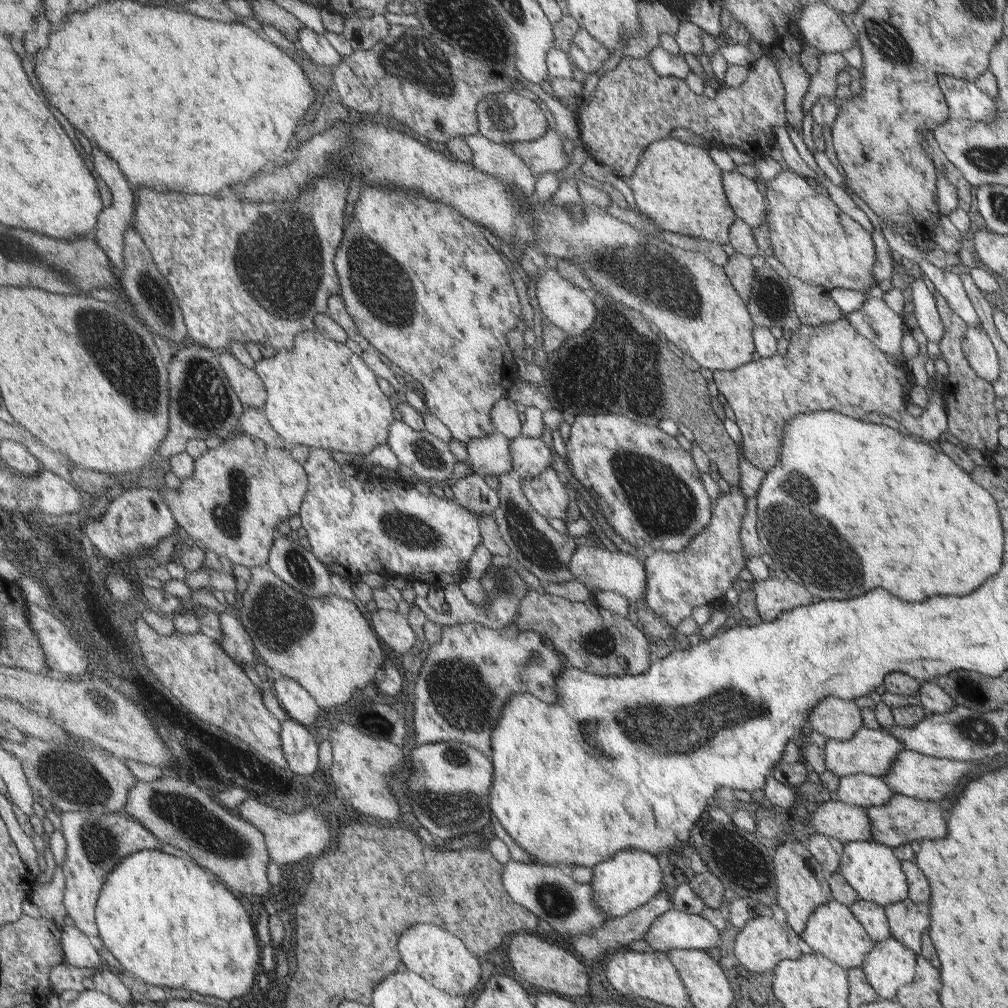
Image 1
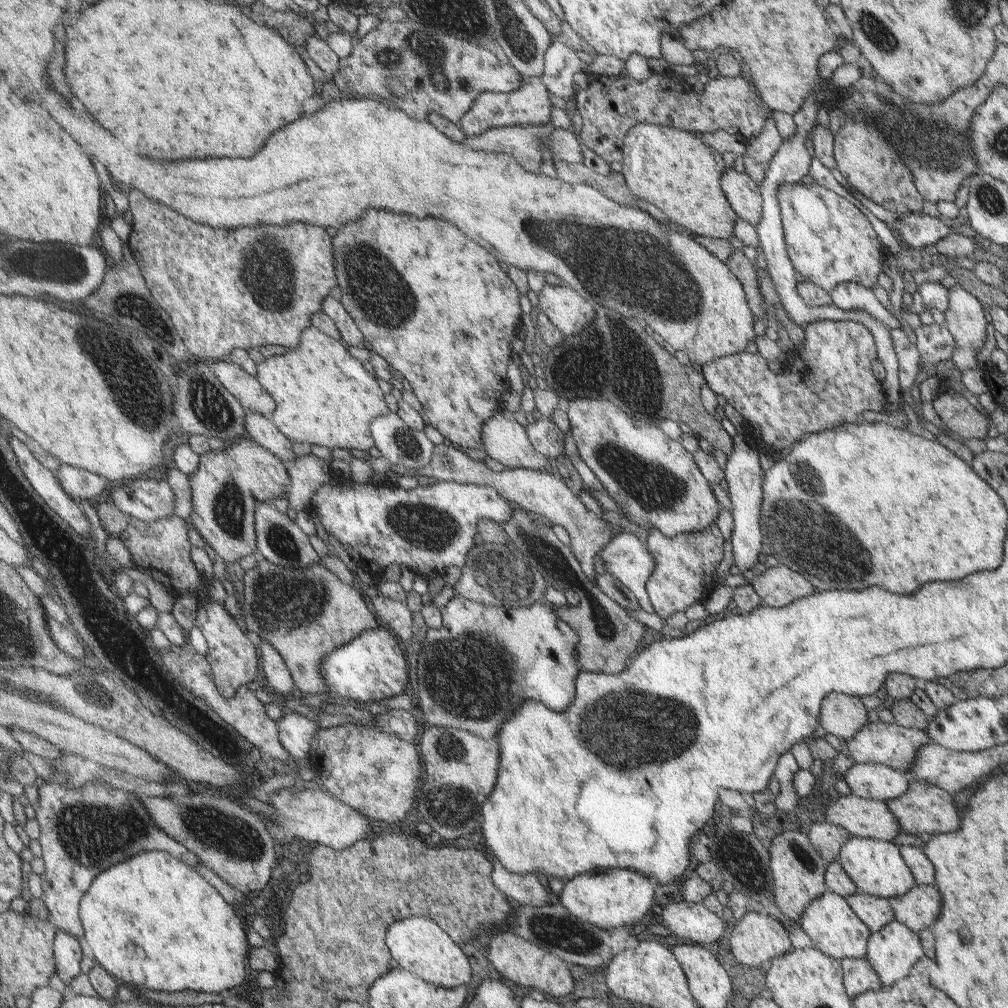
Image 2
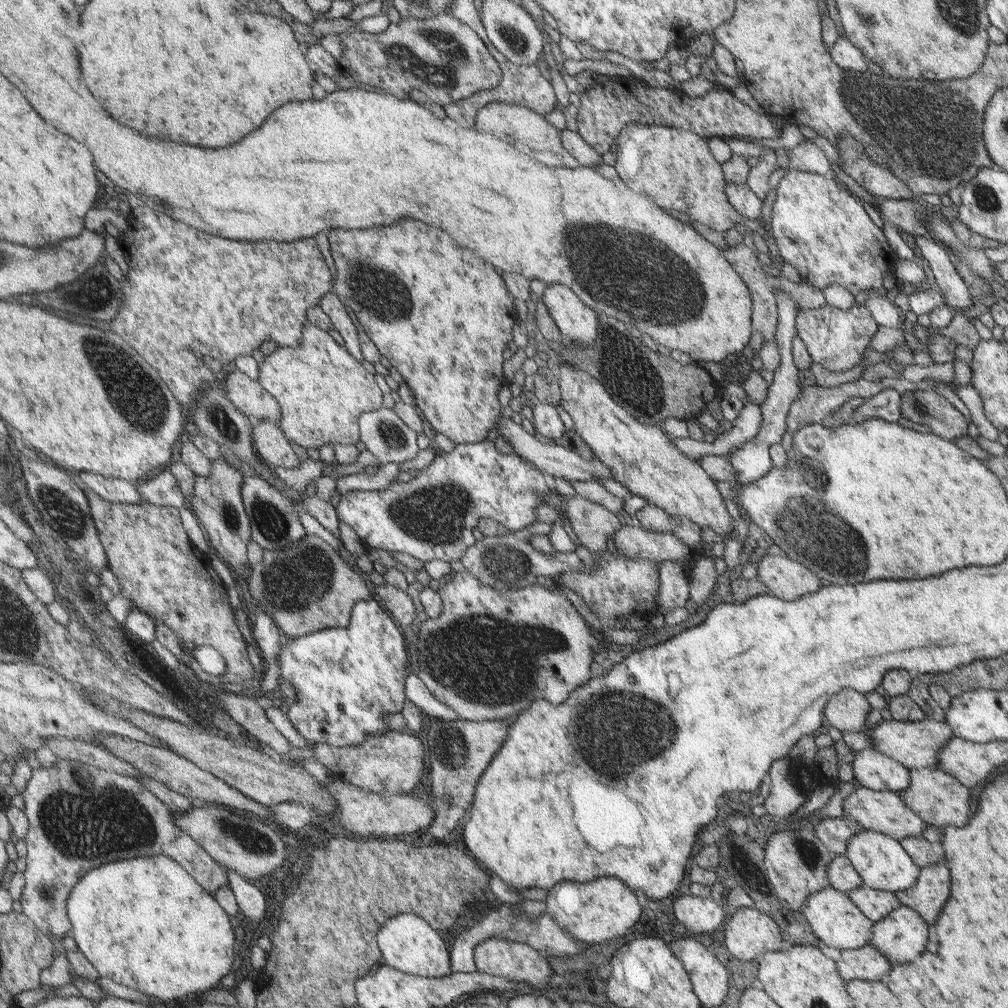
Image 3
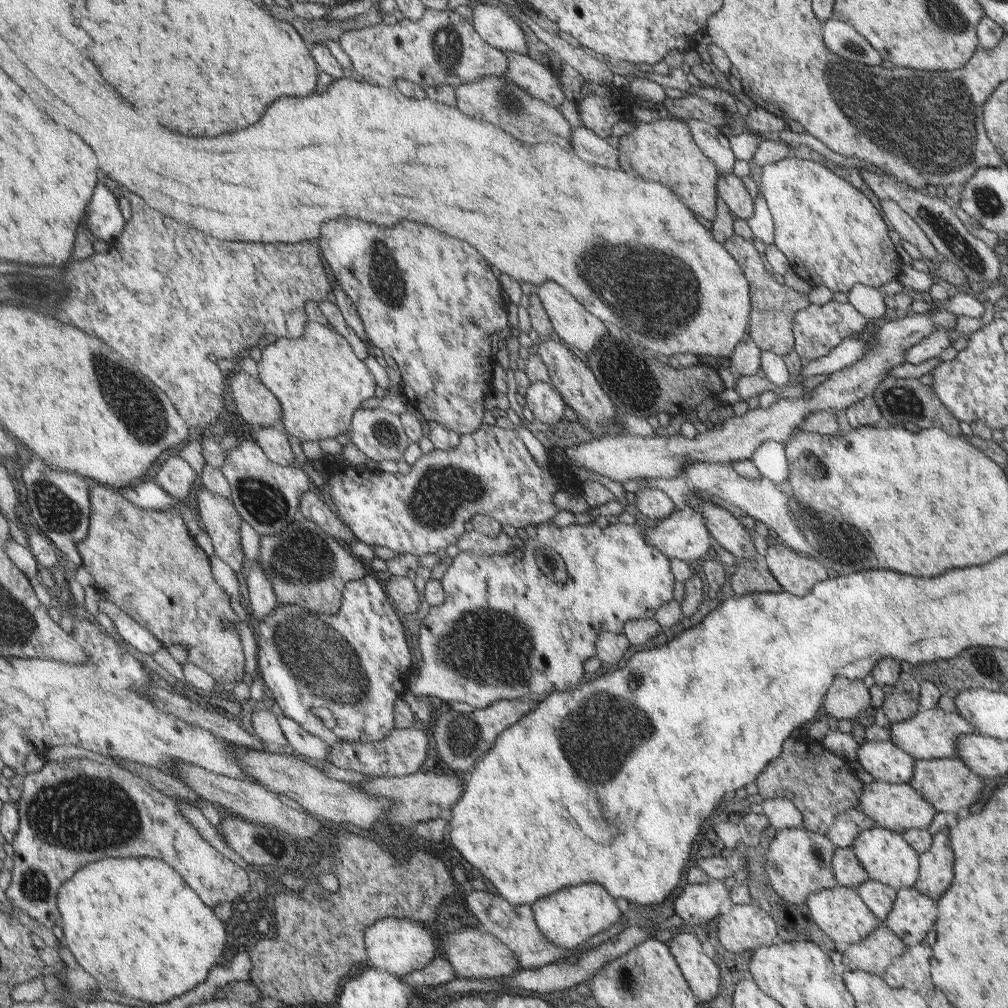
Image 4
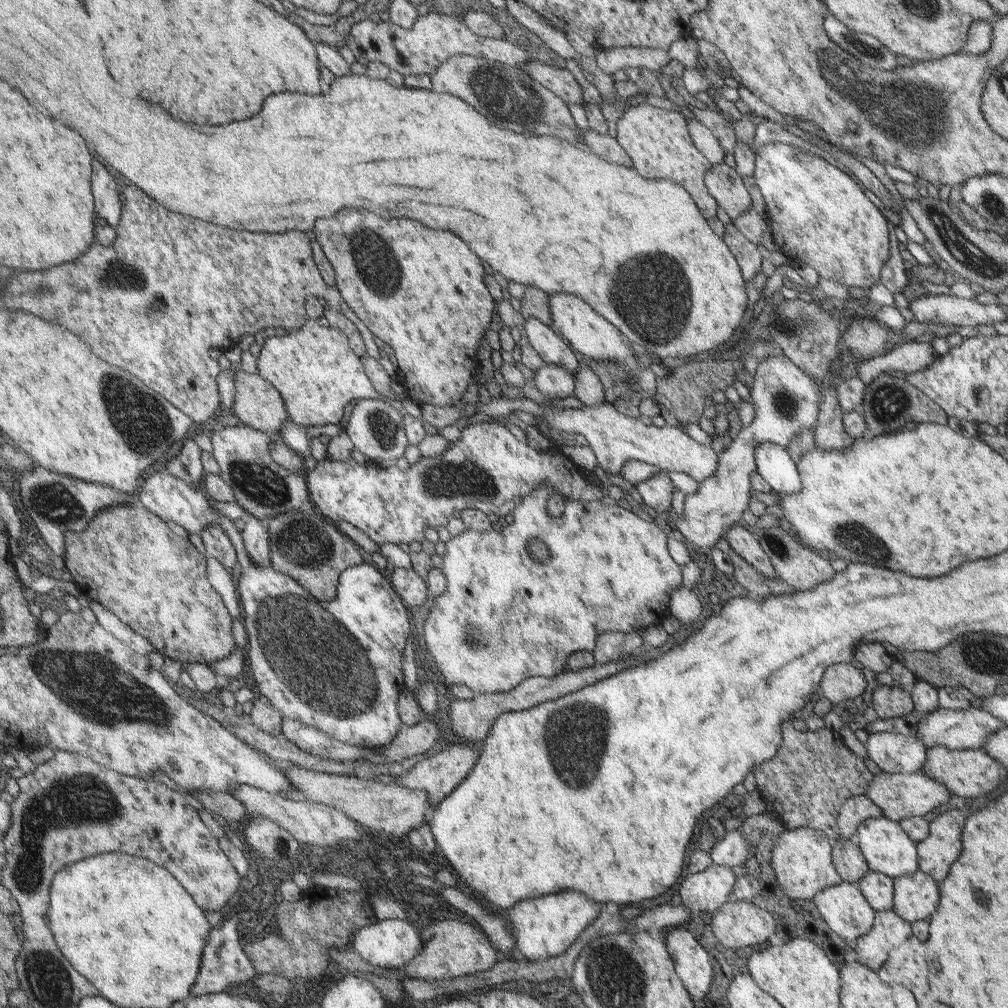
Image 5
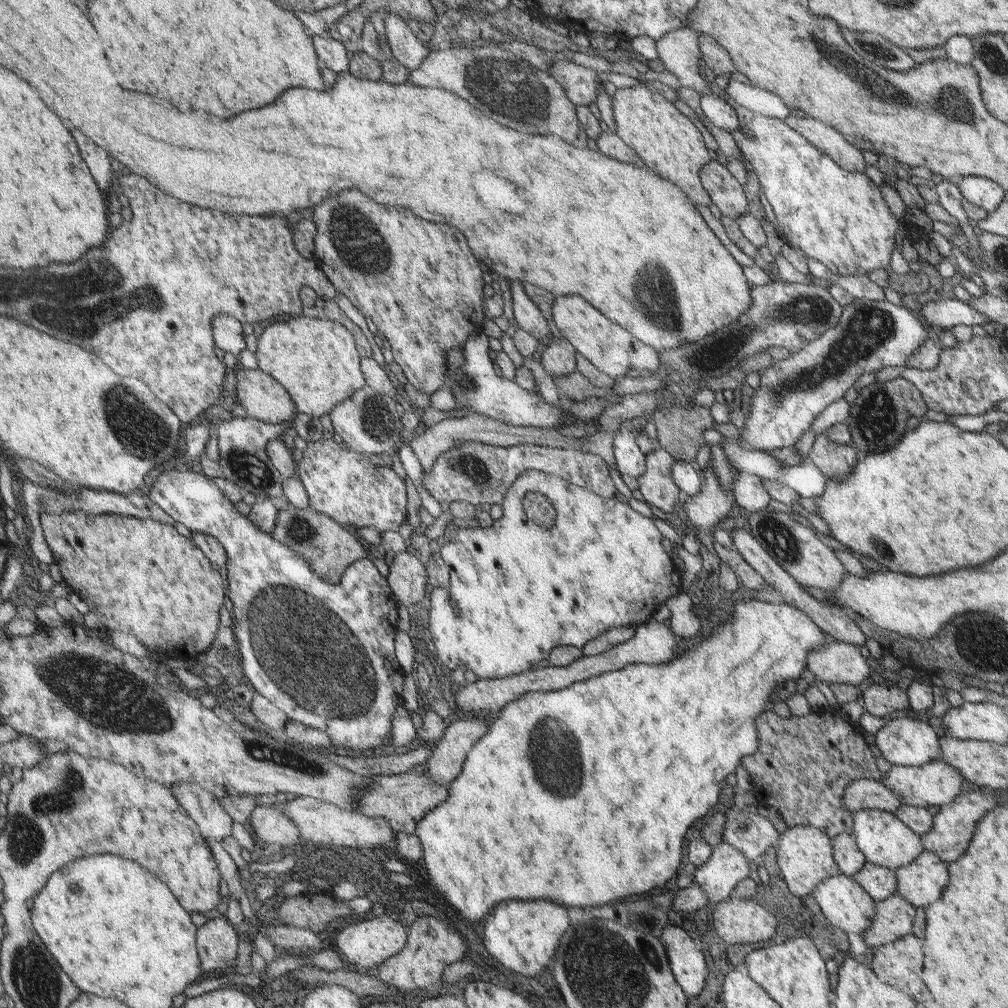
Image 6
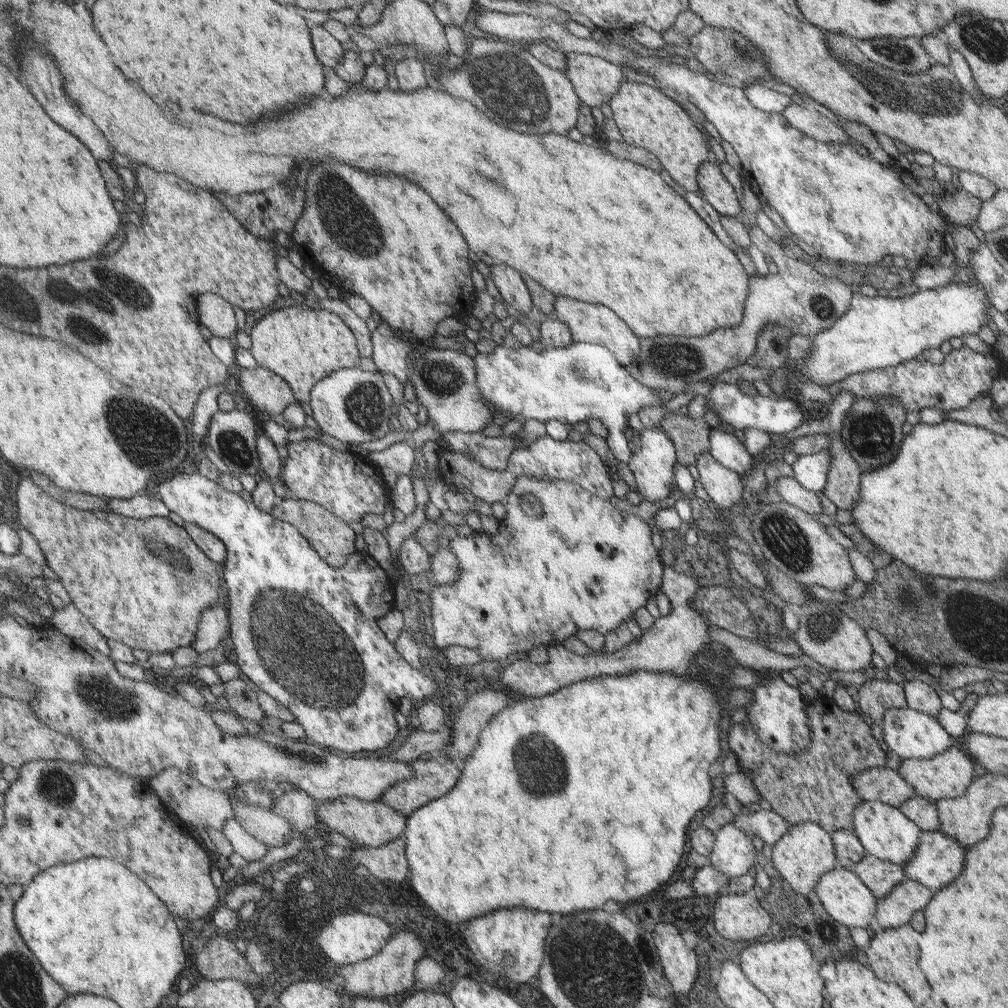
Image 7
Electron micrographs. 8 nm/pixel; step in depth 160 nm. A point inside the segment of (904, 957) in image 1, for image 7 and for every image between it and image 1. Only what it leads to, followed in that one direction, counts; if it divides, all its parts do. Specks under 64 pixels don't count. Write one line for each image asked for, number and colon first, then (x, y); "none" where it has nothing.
2: (892, 950)
3: (901, 935)
4: (913, 914)
5: (915, 897)
6: (921, 882)
7: (937, 862)

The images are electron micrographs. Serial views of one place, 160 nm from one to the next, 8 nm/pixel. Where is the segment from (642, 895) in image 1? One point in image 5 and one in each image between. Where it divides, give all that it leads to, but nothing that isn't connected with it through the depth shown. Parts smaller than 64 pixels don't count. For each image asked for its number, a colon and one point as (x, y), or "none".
2: (615, 899)
3: (602, 909)
4: (566, 918)
5: (543, 927)

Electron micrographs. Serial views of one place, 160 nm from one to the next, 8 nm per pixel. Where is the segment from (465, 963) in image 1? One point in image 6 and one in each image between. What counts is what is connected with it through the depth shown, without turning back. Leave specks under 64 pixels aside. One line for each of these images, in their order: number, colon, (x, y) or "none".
2: (417, 944)
3: (409, 945)
4: (395, 945)
5: (389, 944)
6: (370, 942)

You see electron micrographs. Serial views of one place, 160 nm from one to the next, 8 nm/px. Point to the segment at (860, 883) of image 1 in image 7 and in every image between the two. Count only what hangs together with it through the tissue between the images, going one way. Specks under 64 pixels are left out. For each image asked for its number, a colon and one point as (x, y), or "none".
2: (875, 867)
3: (881, 863)
4: (886, 857)
5: (886, 849)
6: (883, 840)
7: (883, 831)

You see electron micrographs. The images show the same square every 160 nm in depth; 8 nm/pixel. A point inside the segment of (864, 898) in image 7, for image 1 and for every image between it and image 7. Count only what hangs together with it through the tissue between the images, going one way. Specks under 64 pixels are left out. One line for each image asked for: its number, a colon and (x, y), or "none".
1: (832, 931)
2: (831, 925)
3: (832, 917)
4: (838, 912)
5: (842, 907)
6: (846, 906)

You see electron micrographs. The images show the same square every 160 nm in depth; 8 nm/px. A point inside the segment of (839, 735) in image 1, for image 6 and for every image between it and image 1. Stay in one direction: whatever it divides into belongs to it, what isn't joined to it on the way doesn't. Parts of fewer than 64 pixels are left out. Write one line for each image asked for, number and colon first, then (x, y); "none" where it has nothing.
2: (843, 716)
3: (847, 712)
4: (848, 699)
5: (843, 682)
6: (839, 662)

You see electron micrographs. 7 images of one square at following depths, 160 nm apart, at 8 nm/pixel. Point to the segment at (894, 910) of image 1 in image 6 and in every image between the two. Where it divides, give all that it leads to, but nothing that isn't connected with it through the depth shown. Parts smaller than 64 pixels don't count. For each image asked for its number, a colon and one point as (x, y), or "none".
2: (918, 909)
3: (928, 895)
4: (934, 872)
5: (941, 847)
6: (951, 828)

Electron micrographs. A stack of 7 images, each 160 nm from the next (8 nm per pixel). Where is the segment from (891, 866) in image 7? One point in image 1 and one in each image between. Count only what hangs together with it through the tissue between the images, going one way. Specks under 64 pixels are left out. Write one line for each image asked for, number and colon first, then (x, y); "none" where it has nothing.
1: (872, 917)
2: (875, 912)
3: (874, 904)
4: (878, 898)
5: (877, 889)
6: (879, 883)

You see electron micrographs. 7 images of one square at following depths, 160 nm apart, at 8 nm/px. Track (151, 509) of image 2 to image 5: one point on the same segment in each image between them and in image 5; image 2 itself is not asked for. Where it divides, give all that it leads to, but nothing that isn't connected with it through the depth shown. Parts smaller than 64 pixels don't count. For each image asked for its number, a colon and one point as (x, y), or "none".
3: (163, 490)
4: (175, 476)
5: (188, 466)

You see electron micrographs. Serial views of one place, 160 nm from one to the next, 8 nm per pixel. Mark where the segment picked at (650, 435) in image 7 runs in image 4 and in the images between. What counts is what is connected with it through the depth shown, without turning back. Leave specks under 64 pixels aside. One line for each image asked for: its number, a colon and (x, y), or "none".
4: (652, 503)
5: (656, 493)
6: (657, 487)

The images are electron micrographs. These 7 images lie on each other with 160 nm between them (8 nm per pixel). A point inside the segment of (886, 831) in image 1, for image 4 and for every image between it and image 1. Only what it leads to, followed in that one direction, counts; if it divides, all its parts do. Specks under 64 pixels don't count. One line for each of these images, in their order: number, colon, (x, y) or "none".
2: (924, 808)
3: (941, 800)
4: (948, 785)

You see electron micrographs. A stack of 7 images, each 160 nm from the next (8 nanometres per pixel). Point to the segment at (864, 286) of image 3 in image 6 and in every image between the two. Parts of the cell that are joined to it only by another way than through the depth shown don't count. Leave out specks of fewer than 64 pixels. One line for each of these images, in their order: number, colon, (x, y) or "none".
4: (830, 234)
5: (815, 215)
6: (836, 217)

